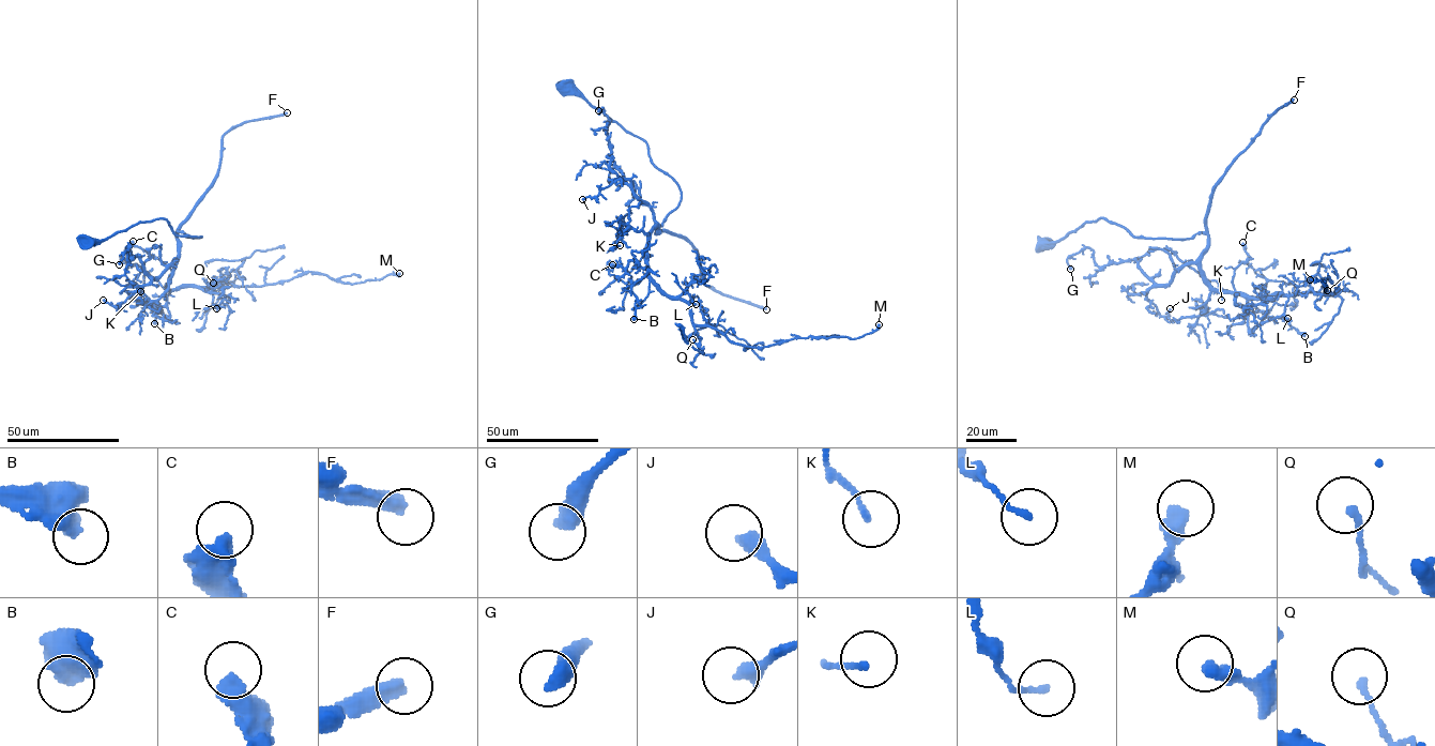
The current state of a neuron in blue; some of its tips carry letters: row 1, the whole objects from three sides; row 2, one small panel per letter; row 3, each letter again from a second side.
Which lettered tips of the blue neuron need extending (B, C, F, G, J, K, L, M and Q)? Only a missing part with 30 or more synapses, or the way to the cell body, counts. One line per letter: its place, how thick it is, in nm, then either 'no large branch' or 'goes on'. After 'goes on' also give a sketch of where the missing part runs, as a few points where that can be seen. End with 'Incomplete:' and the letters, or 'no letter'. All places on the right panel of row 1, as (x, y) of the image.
B: (1304, 336) | 600 nm | no large branch
C: (1242, 242) | 500 nm | no large branch
F: (1294, 100) | 400 nm | goes on | (1294, 100), (1322, 80), (1308, 80), (1292, 96), (1291, 138), (1263, 204), (1264, 224), (1300, 258), (1322, 261)
G: (1070, 269) | 480 nm | no large branch
J: (1170, 308) | 400 nm | no large branch
K: (1221, 300) | 160 nm | no large branch
L: (1287, 318) | 140 nm | no large branch
M: (1310, 279) | 420 nm | no large branch
Q: (1327, 290) | 150 nm | no large branch
Incomplete: F

